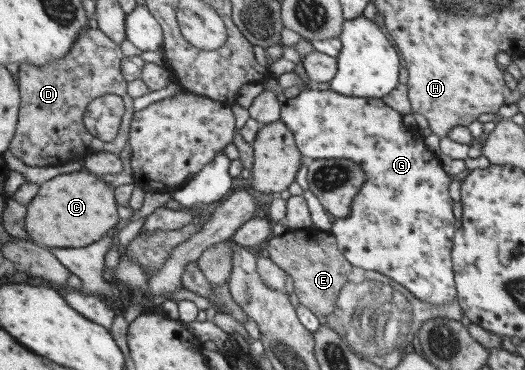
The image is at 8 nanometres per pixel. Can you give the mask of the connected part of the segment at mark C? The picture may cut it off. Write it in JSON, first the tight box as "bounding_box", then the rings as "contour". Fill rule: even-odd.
{"bounding_box":[24,172,120,248],"contour":[[[89,172],[57,175],[45,181],[31,203],[25,207],[24,226],[27,235],[35,241],[41,241],[45,248],[80,248],[101,239],[111,231],[120,218],[117,217],[117,205],[113,197],[113,187],[97,179]],[[119,219],[119,221],[117,221]]]}

